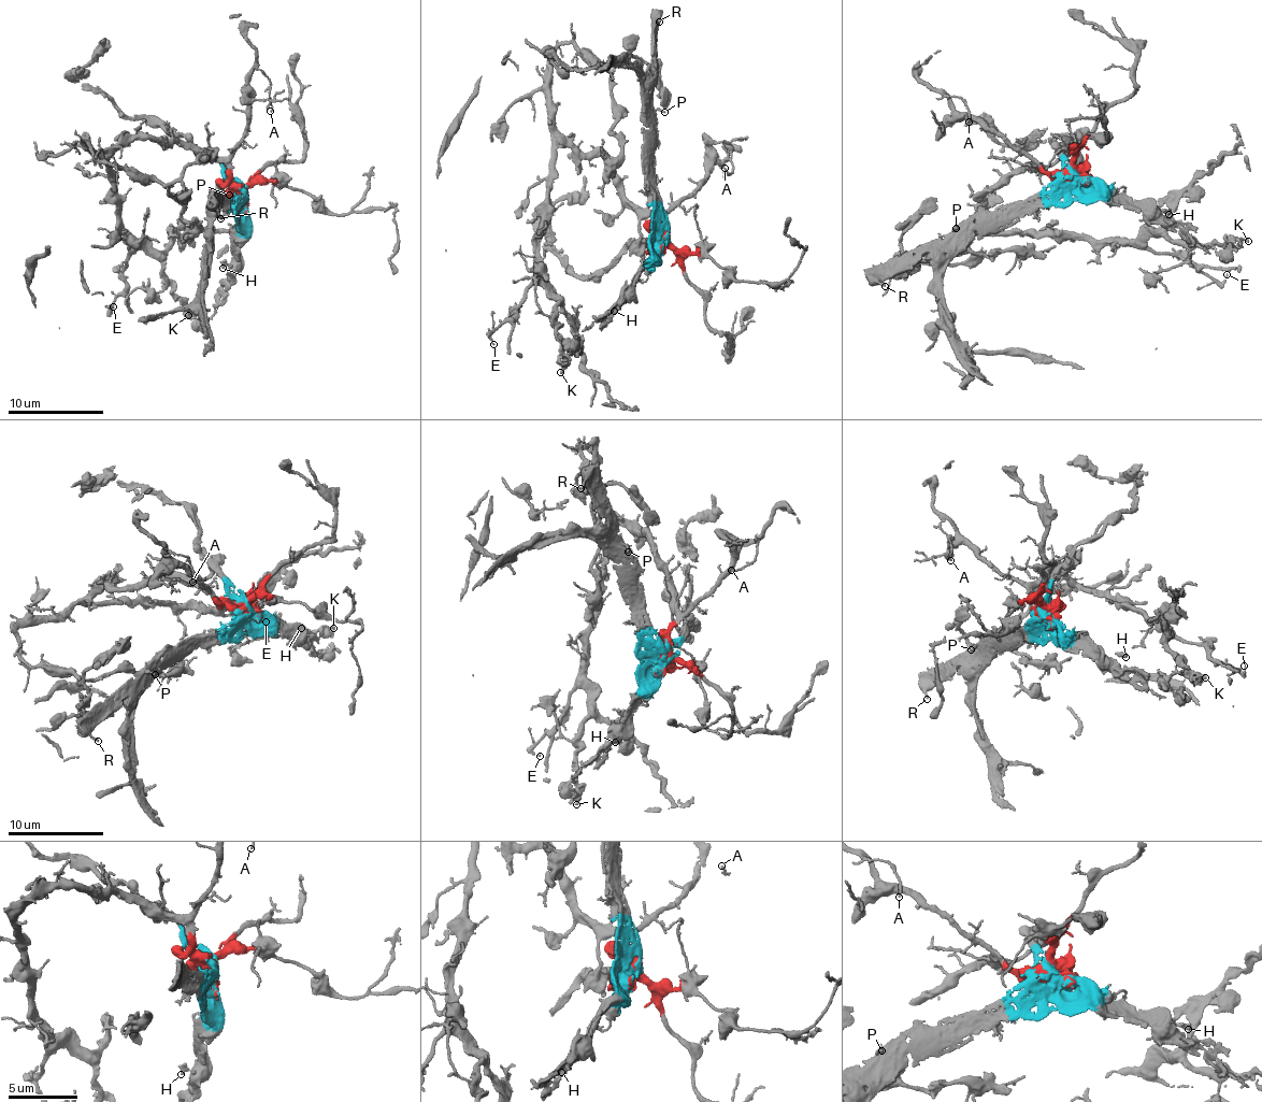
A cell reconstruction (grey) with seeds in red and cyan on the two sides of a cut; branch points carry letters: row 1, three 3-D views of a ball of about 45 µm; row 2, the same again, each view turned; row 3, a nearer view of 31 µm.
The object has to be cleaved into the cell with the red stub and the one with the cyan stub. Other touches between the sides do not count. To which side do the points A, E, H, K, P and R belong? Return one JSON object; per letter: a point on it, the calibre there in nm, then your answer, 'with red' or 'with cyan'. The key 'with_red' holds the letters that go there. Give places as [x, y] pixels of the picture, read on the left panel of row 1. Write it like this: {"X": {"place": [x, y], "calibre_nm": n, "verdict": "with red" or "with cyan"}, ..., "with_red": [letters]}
{"A": {"place": [270, 111], "calibre_nm": 130, "verdict": "with red"}, "E": {"place": [113, 306], "calibre_nm": 140, "verdict": "with red"}, "H": {"place": [223, 268], "calibre_nm": 240, "verdict": "with cyan"}, "K": {"place": [188, 315], "calibre_nm": 140, "verdict": "with red"}, "P": {"place": [229, 195], "calibre_nm": 140, "verdict": "with cyan"}, "R": {"place": [220, 218], "calibre_nm": 160, "verdict": "with cyan"}, "with_red": ["A", "E", "K"]}

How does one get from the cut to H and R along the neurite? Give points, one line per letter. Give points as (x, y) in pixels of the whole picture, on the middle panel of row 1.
H: (661, 243), (658, 262), (637, 272), (634, 292), (619, 300), (614, 311)
R: (661, 243), (654, 194), (656, 129), (651, 33), (658, 20)

